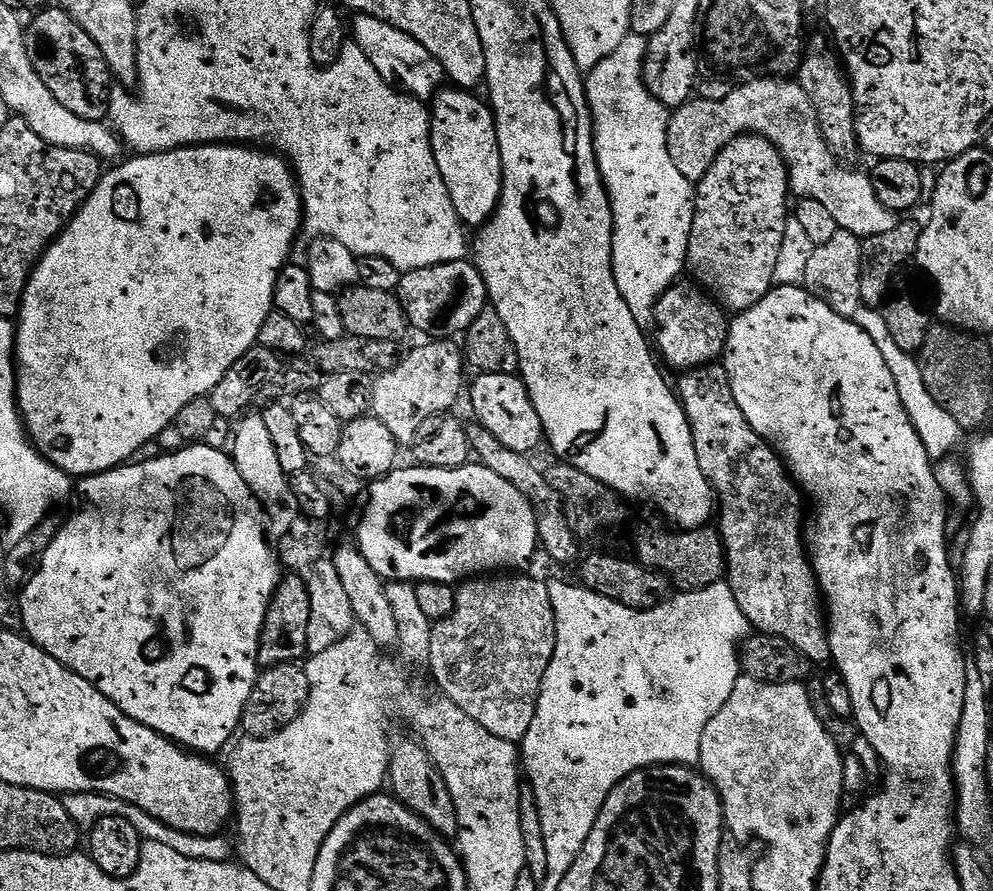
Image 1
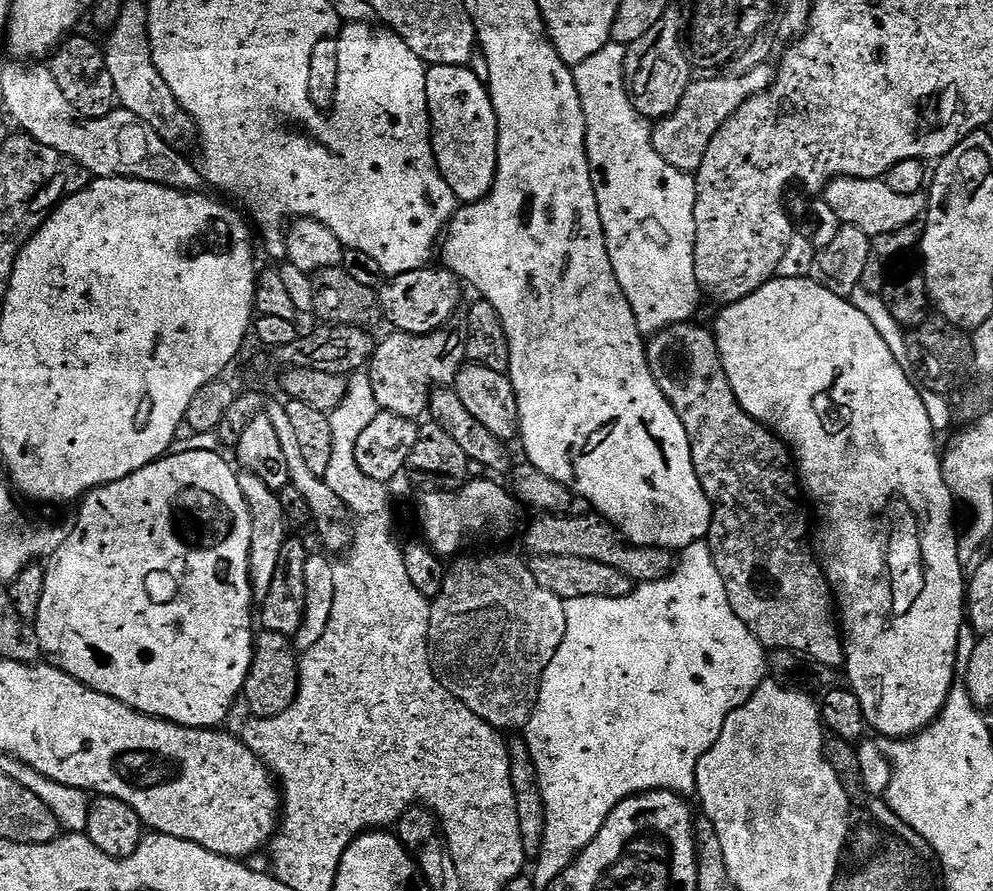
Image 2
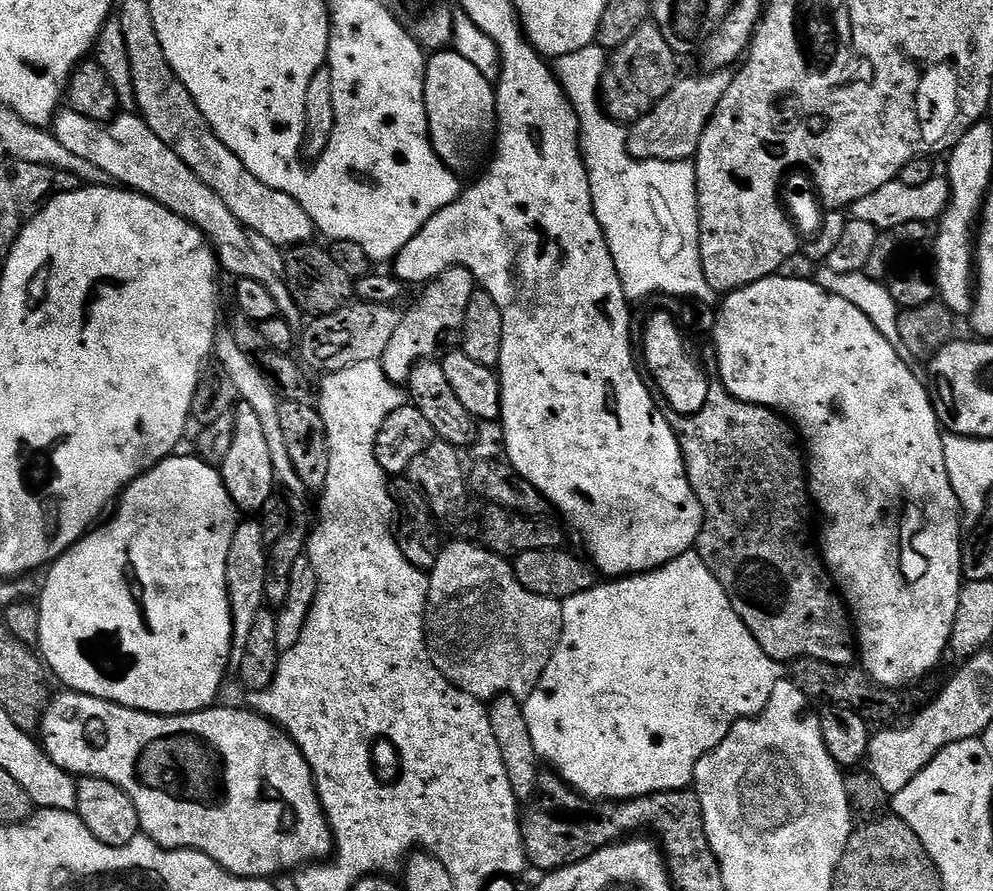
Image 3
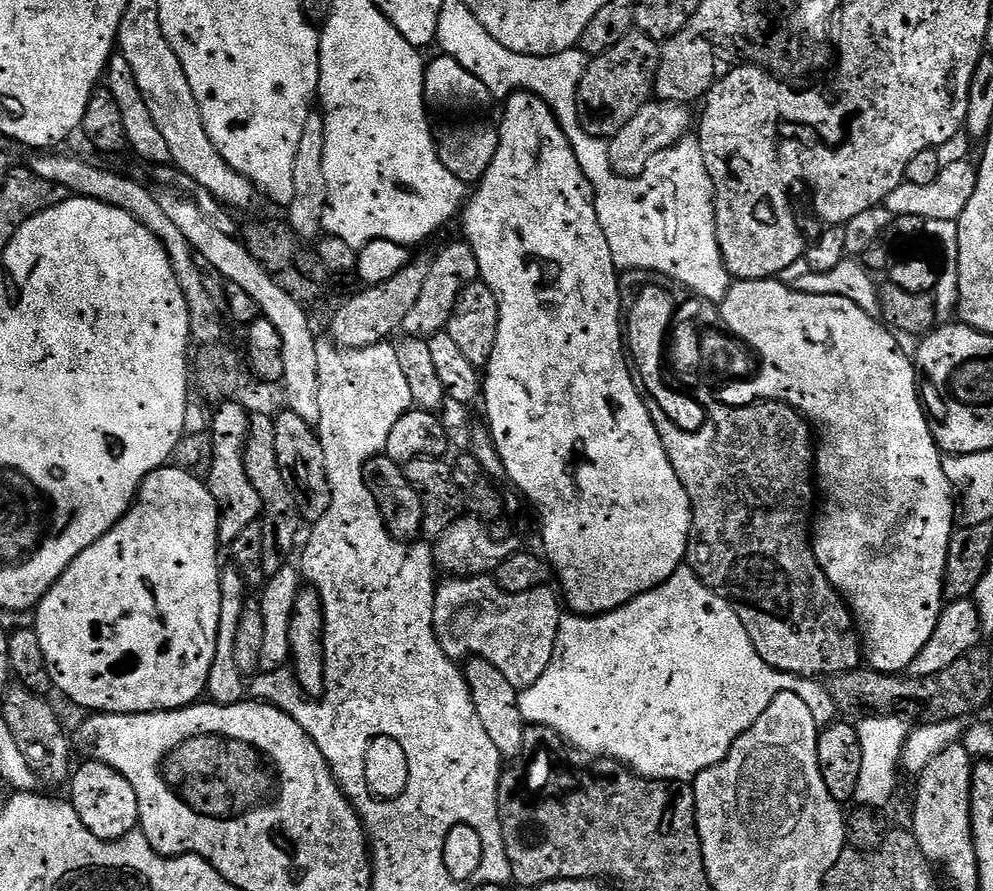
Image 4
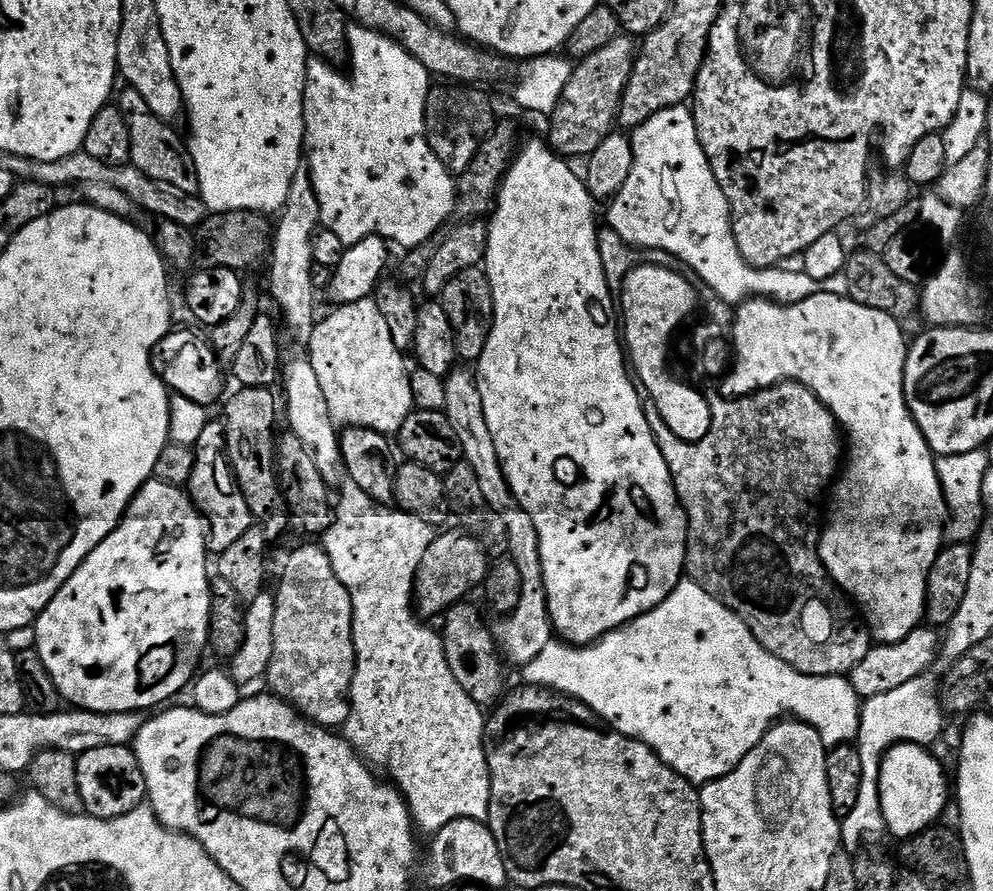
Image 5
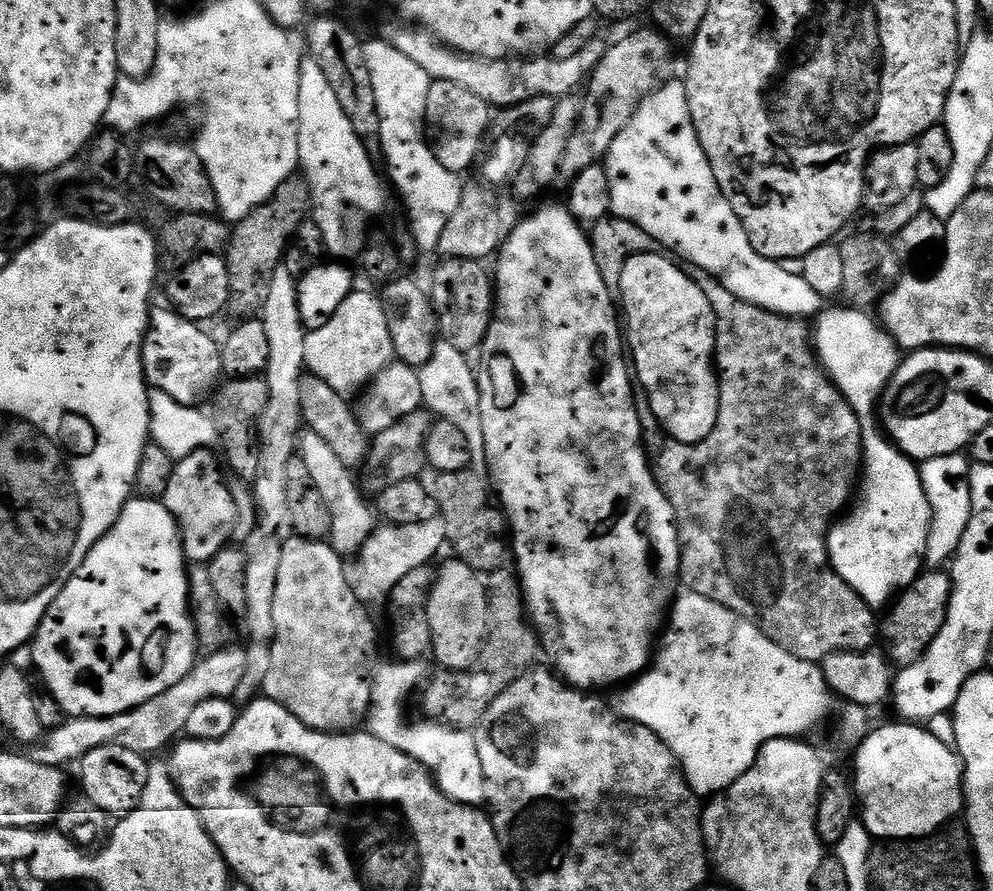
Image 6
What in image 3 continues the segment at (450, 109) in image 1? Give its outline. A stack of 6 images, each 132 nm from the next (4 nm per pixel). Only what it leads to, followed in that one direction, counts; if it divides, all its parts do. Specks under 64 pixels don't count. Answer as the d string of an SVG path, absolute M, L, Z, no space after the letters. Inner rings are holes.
M455 50L433 52L424 65L424 101L428 119L428 137L438 157L447 168L457 174L465 174L480 160L480 151L493 139L498 128L496 119L496 90L493 81L482 78L482 73Z

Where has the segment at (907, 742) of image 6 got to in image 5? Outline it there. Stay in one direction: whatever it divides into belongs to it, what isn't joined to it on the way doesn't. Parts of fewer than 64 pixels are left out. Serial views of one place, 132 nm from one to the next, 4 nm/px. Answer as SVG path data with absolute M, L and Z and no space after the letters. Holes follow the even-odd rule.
M896 744L884 756L880 767L880 801L882 814L891 835L903 842L926 832L950 804L950 776L923 745Z

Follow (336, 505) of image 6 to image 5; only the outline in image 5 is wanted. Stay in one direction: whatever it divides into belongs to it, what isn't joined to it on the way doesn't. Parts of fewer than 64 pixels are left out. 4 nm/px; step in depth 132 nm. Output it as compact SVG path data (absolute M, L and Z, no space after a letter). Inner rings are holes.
M307 358L287 361L282 372L284 396L288 399L288 425L292 433L302 438L302 446L310 450L318 470L324 481L332 486L341 479L342 465L340 462L340 432L338 425L330 418L326 397L322 394L322 386L318 382L318 374L314 374L312 361Z

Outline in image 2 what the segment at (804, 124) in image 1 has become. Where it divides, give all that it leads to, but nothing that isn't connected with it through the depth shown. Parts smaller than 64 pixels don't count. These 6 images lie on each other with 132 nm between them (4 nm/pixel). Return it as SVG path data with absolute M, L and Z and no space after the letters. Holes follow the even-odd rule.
M771 63L754 66L750 74L742 74L742 78L734 78L727 74L716 74L713 80L693 79L689 84L678 110L664 117L653 127L652 145L674 170L694 174L702 166L702 158L706 158L706 146L722 130L722 126L736 113L738 106L748 101L750 96L756 96L771 88L776 78L777 69ZM838 176L823 189L822 198L838 214L841 224L858 226L862 234L874 237L890 234L890 230L902 230L902 226L917 223L925 215L928 198L924 192L918 194L898 194L890 190L886 182L878 180L855 180L849 176Z

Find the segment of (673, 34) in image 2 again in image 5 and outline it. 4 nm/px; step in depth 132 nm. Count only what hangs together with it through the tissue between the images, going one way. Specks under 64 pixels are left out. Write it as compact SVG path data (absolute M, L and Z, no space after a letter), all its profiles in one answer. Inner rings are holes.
M621 34L614 38L614 42L602 46L602 50L590 54L590 58L579 61L573 67L570 82L566 82L564 98L551 113L552 129L546 135L547 143L557 156L590 157L598 146L602 146L604 139L612 135L620 119L622 94L630 82L637 51L637 41Z

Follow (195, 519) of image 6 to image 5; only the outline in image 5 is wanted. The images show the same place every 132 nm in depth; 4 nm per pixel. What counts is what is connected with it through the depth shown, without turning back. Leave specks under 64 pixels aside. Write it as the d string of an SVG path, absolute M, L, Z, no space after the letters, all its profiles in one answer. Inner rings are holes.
M220 418L209 419L194 445L194 474L186 485L186 491L196 504L196 509L206 521L209 553L218 554L227 550L246 530L254 527L252 511L242 494L228 462L228 443L224 437L224 422Z

